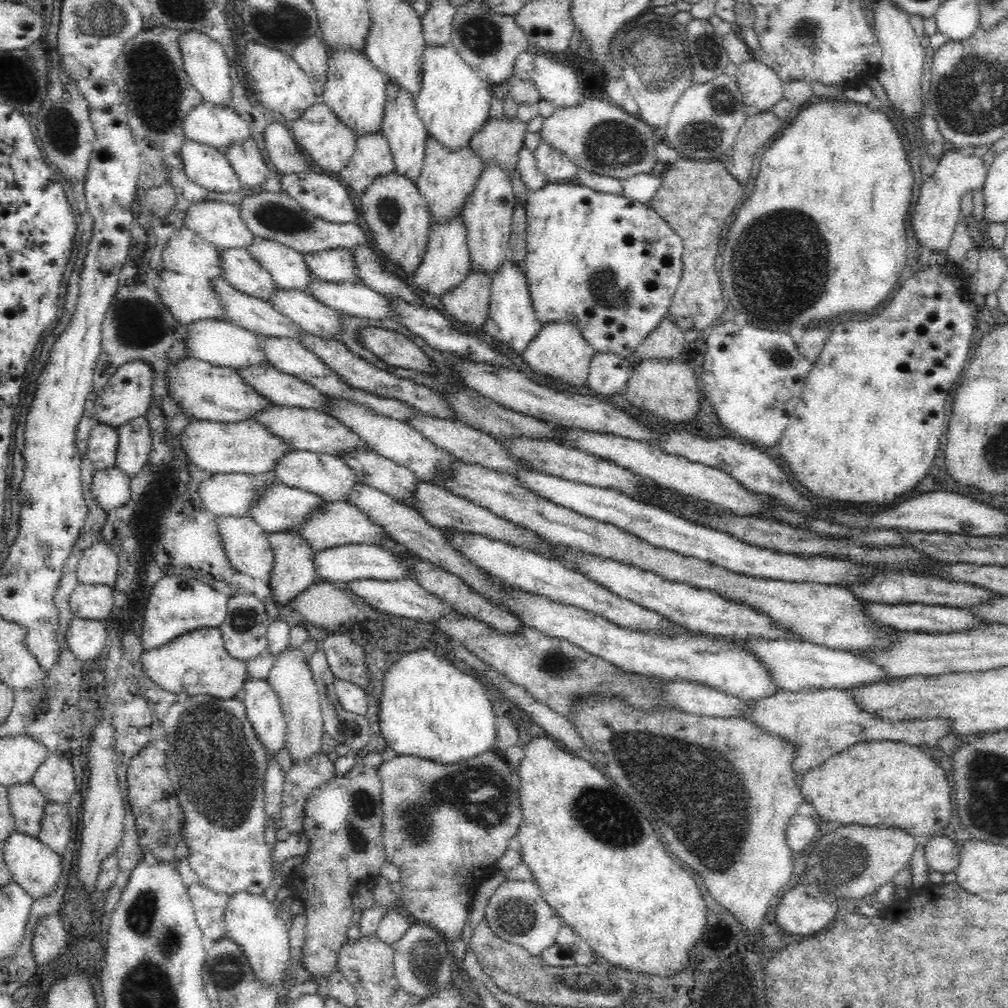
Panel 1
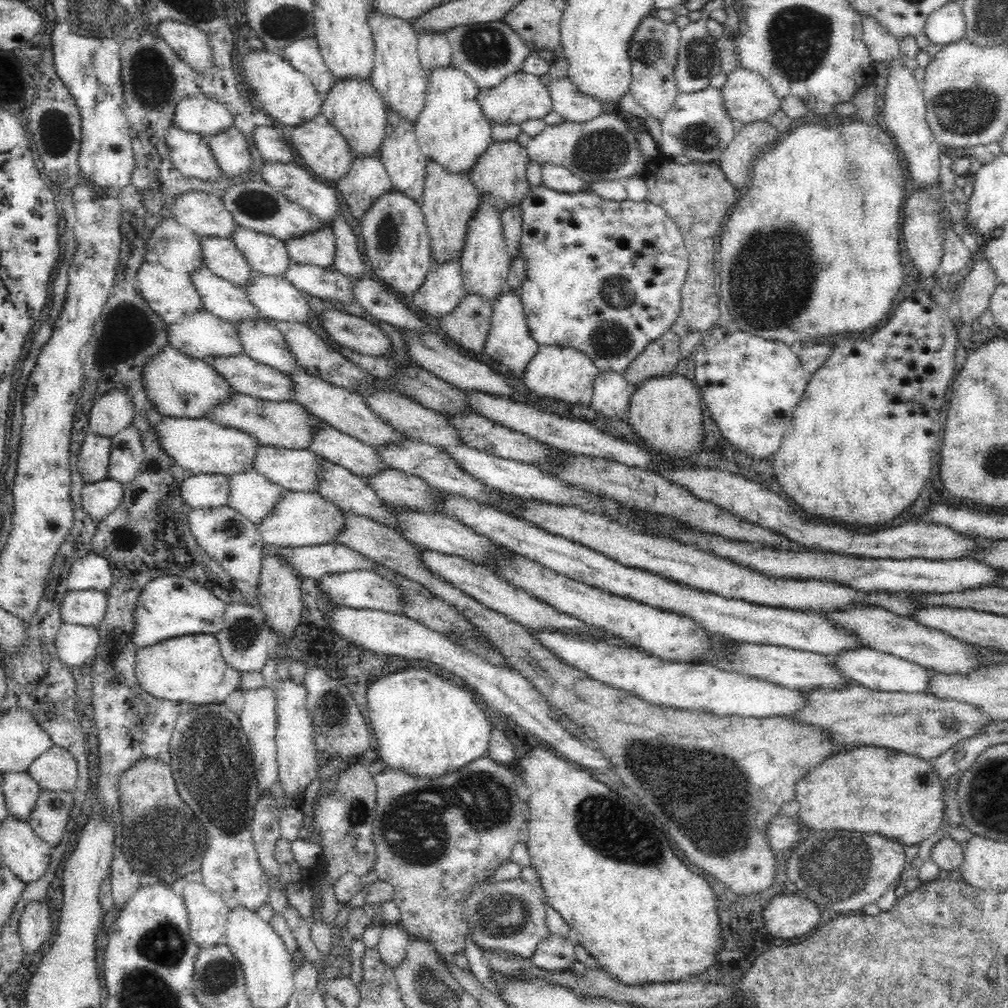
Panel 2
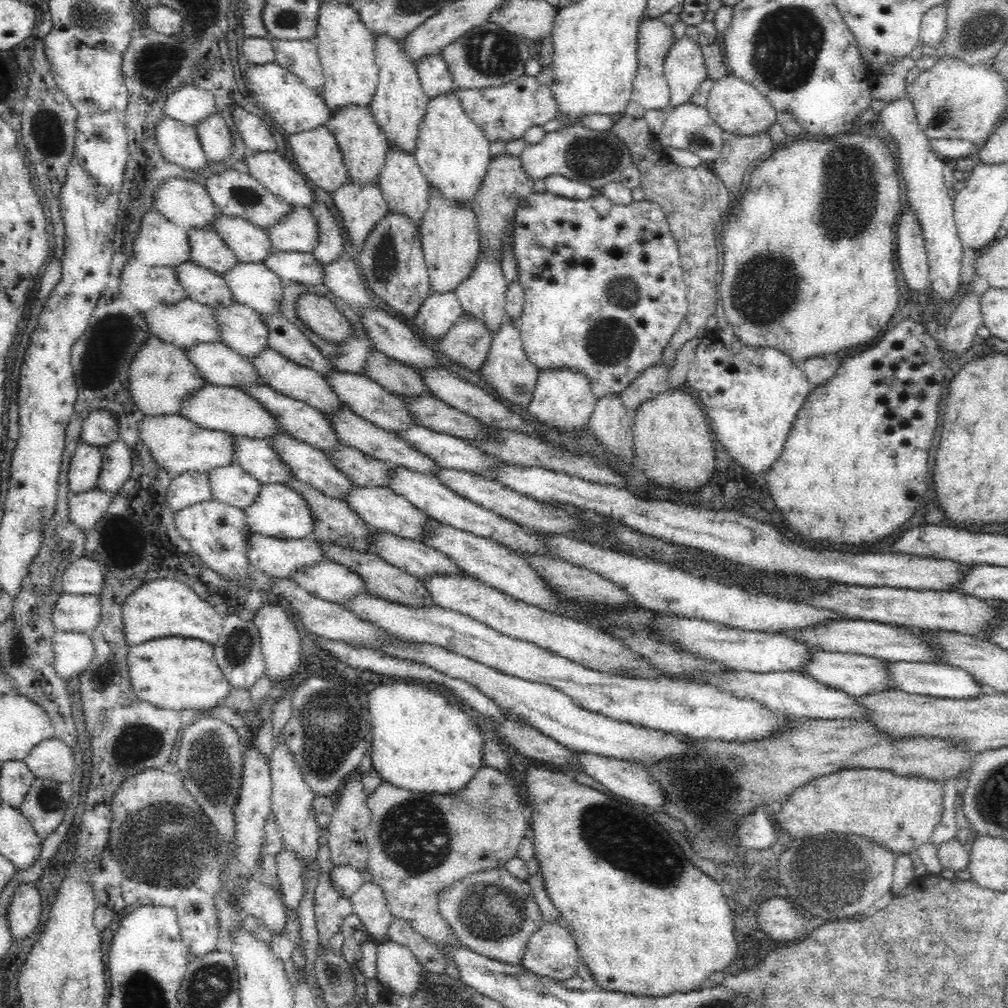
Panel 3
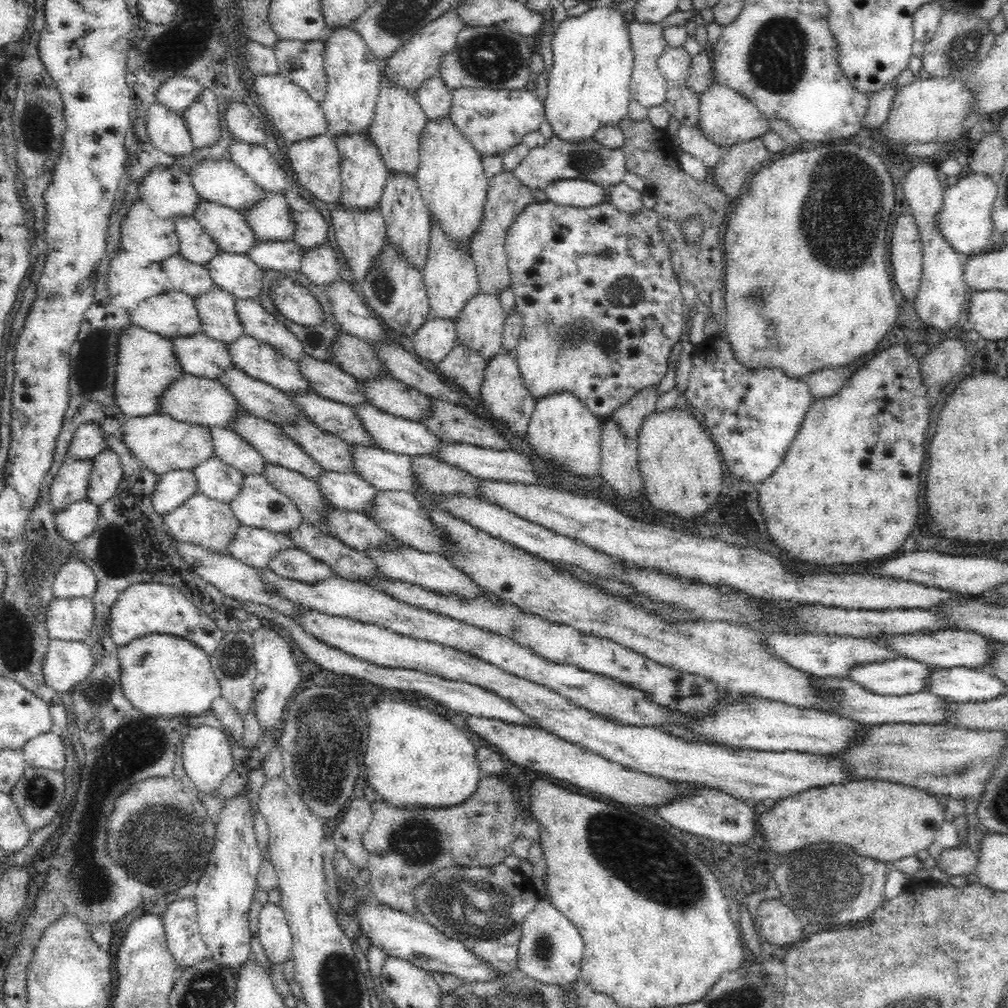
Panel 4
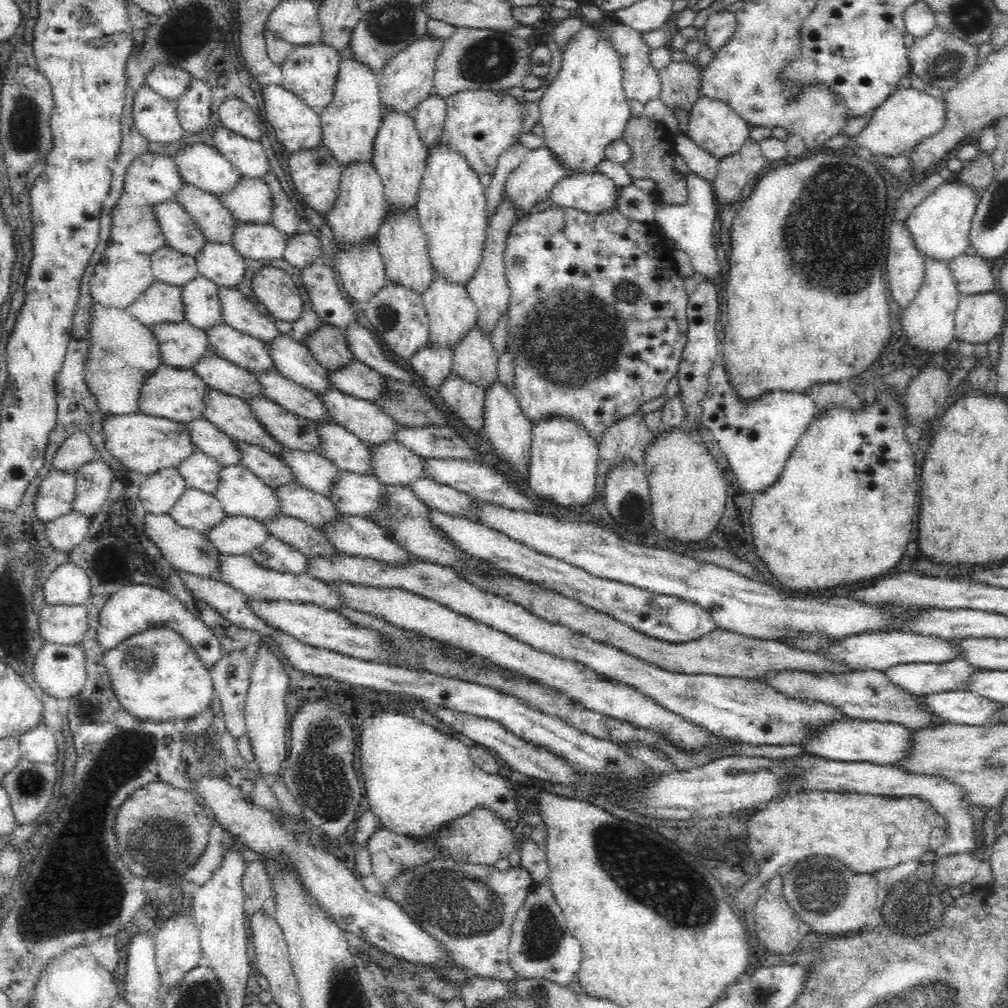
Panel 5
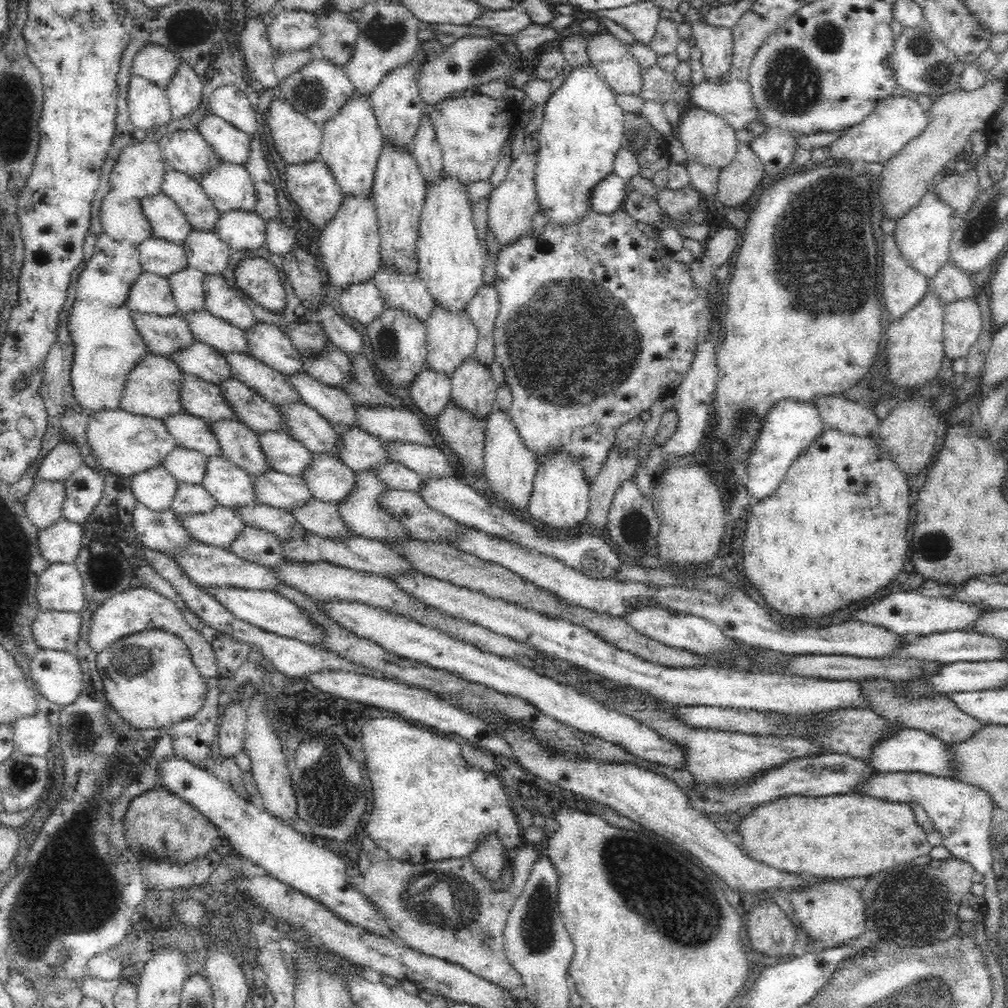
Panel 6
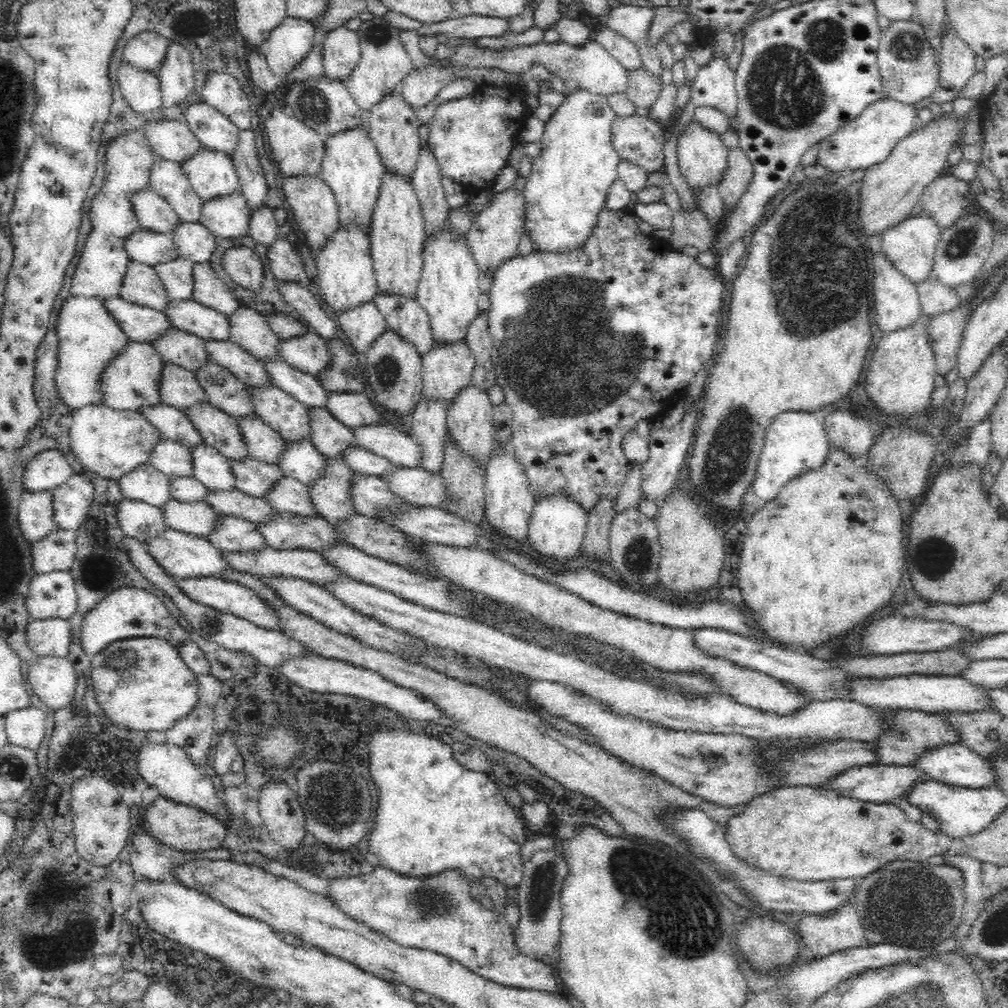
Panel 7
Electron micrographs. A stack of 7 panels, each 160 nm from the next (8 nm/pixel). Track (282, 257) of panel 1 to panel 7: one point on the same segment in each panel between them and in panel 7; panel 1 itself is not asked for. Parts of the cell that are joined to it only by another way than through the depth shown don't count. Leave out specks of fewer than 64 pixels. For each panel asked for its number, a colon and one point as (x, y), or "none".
2: (265, 254)
3: (248, 242)
4: (226, 226)
5: (215, 222)
6: (183, 189)
7: (166, 178)

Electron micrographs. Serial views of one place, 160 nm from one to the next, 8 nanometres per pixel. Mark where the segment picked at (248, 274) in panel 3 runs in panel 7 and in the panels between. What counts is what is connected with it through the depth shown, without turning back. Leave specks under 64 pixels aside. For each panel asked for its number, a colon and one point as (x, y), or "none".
4: (237, 274)
5: (220, 263)
6: (204, 250)
7: (194, 241)

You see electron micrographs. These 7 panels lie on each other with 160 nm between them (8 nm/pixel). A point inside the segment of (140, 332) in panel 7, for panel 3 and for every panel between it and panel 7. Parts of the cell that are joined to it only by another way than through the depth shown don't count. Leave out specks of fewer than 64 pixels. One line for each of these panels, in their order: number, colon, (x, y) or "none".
3: (218, 364)
4: (197, 354)
5: (180, 343)
6: (162, 335)

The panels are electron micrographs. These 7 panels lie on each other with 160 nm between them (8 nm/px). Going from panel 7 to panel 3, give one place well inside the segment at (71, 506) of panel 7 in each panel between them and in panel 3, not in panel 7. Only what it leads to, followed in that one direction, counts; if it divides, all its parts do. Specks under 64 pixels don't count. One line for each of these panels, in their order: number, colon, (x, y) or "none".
3: (116, 462)
4: (105, 474)
5: (92, 480)
6: (83, 488)

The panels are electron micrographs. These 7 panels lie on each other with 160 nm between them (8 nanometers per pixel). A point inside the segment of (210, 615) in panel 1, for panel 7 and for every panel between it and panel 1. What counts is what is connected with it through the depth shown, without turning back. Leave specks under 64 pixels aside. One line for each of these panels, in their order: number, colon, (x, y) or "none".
2: (168, 607)
3: (162, 608)
4: (143, 608)
5: (133, 609)
6: (139, 609)
7: (126, 613)

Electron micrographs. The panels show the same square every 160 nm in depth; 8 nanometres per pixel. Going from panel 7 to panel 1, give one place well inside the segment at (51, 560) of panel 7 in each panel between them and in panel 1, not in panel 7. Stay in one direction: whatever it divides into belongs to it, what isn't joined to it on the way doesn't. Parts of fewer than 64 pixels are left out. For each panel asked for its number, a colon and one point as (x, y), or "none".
1: (109, 488)
2: (98, 499)
3: (85, 509)
4: (78, 520)
5: (65, 533)
6: (61, 542)

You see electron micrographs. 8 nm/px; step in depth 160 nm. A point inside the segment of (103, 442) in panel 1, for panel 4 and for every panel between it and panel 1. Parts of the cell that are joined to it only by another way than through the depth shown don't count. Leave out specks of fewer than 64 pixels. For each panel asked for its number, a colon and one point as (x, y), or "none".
2: (92, 463)
3: (84, 467)
4: (68, 486)

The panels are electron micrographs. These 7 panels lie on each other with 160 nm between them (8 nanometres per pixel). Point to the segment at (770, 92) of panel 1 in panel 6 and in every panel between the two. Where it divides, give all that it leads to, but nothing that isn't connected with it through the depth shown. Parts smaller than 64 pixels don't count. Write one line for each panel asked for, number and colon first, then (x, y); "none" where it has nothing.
2: (746, 98)
3: (738, 109)
4: (725, 119)
5: (712, 127)
6: (708, 141)

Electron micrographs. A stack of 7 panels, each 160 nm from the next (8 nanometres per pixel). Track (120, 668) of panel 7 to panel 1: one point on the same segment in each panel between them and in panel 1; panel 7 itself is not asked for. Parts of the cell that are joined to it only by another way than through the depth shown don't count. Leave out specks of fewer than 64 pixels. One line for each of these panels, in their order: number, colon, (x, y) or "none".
1: (196, 663)
2: (189, 670)
3: (173, 672)
4: (162, 675)
5: (156, 676)
6: (150, 680)

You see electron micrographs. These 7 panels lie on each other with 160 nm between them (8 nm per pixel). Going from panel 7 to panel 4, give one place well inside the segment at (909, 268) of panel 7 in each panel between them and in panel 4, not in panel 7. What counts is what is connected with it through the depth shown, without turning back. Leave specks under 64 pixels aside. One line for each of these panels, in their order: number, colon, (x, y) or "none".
4: (963, 220)
5: (939, 226)
6: (922, 237)

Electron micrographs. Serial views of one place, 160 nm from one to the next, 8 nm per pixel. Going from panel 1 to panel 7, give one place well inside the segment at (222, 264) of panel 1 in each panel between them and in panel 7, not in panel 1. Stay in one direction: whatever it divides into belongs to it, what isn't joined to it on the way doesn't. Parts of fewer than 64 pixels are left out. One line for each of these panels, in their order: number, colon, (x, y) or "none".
2: (219, 255)
3: (207, 250)
4: (195, 245)
5: (180, 232)
6: (166, 220)
7: (153, 212)

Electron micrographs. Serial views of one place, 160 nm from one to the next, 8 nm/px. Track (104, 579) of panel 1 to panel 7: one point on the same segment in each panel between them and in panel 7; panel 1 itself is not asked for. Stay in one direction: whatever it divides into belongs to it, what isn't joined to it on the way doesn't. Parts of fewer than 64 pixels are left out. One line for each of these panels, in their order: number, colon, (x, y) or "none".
2: (92, 571)
3: (83, 576)
4: (73, 579)
5: (68, 585)
6: (59, 589)
7: (49, 596)

